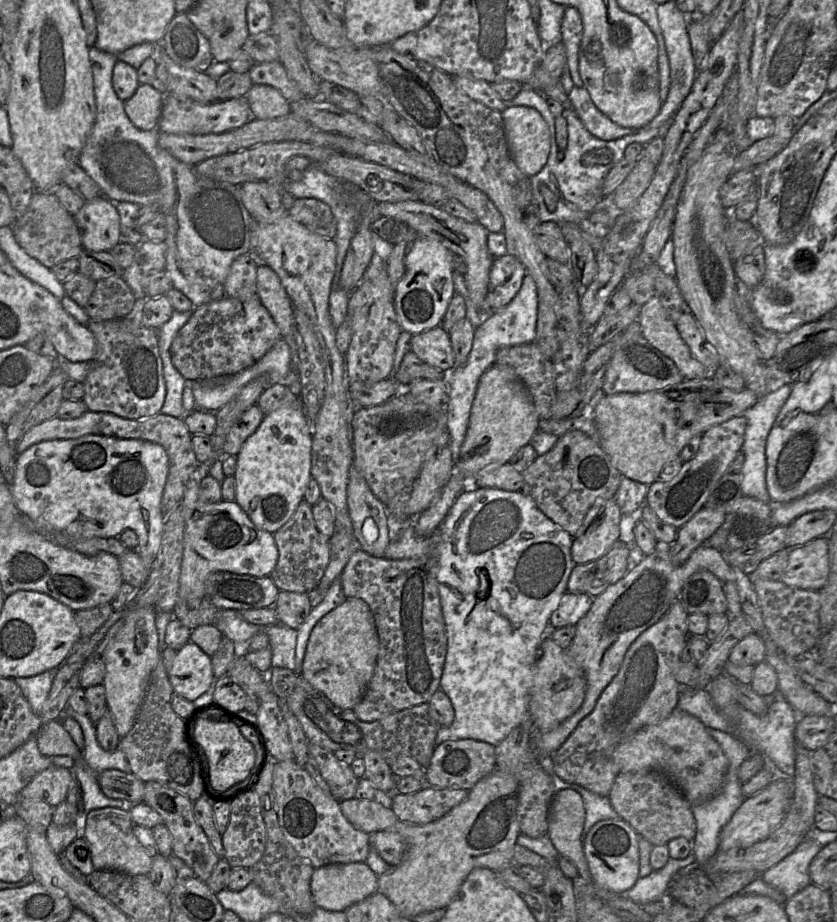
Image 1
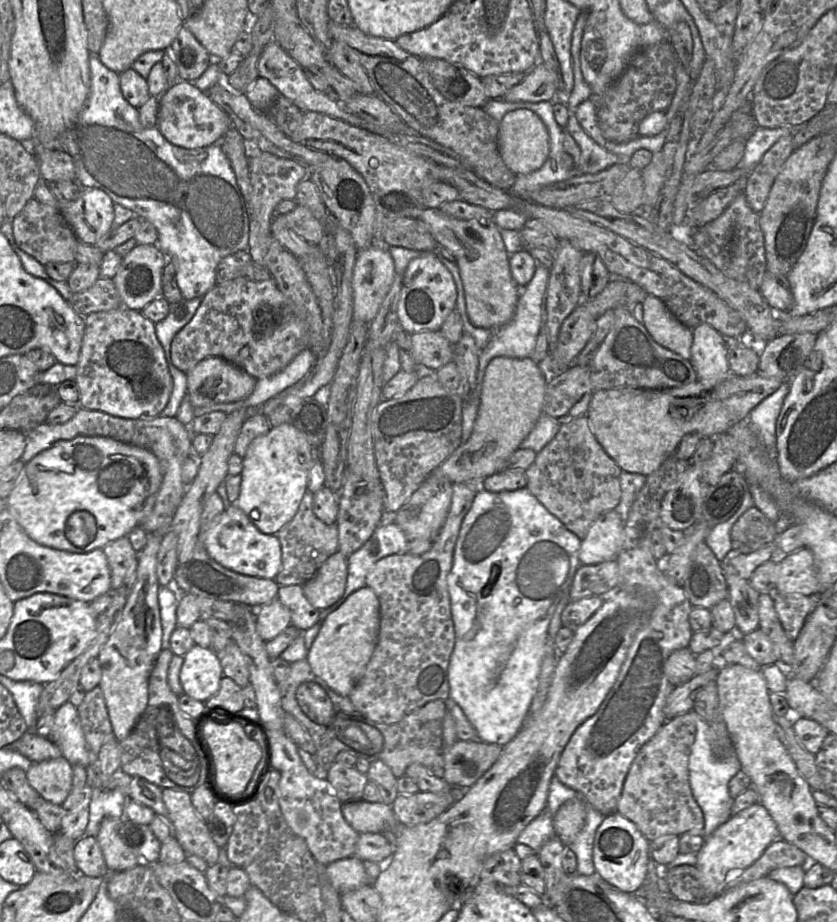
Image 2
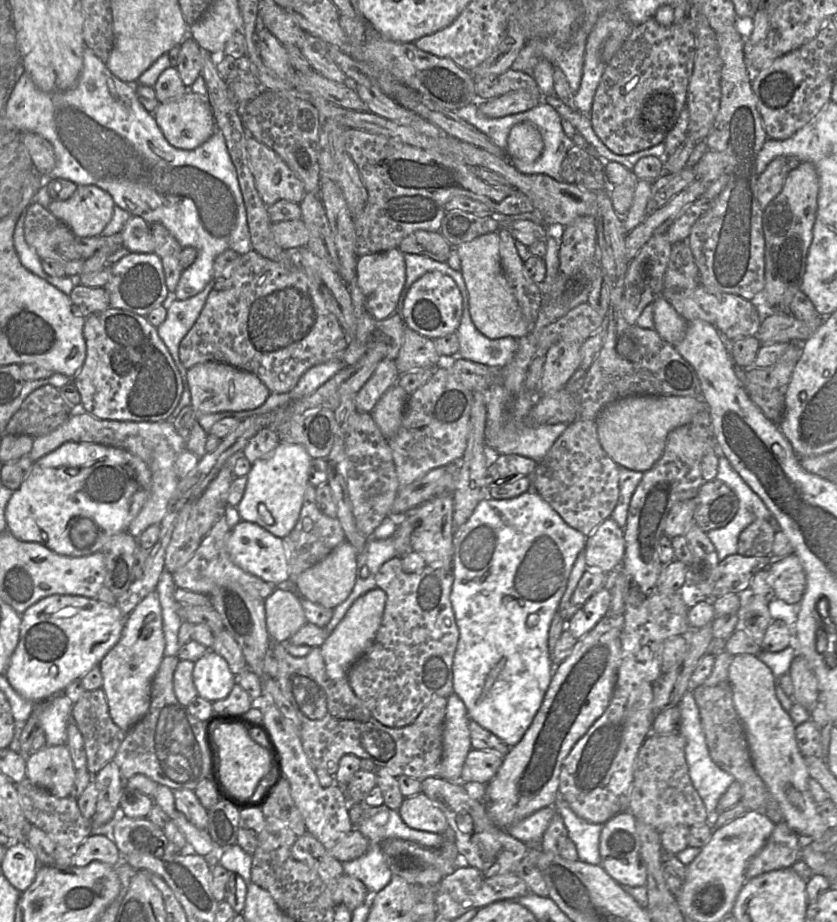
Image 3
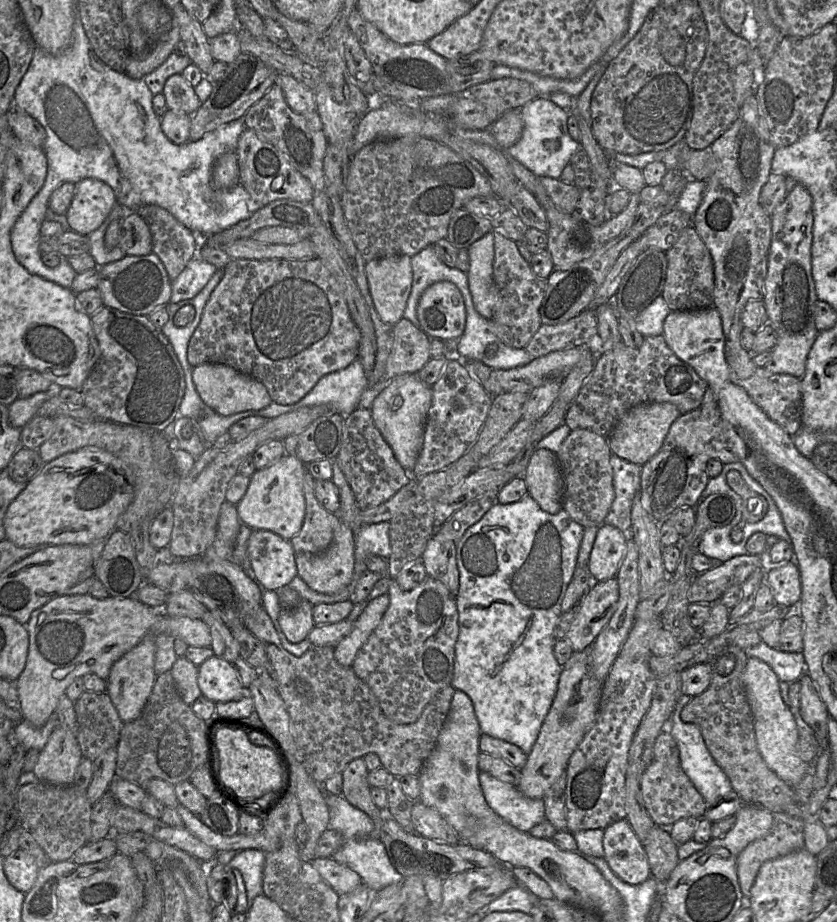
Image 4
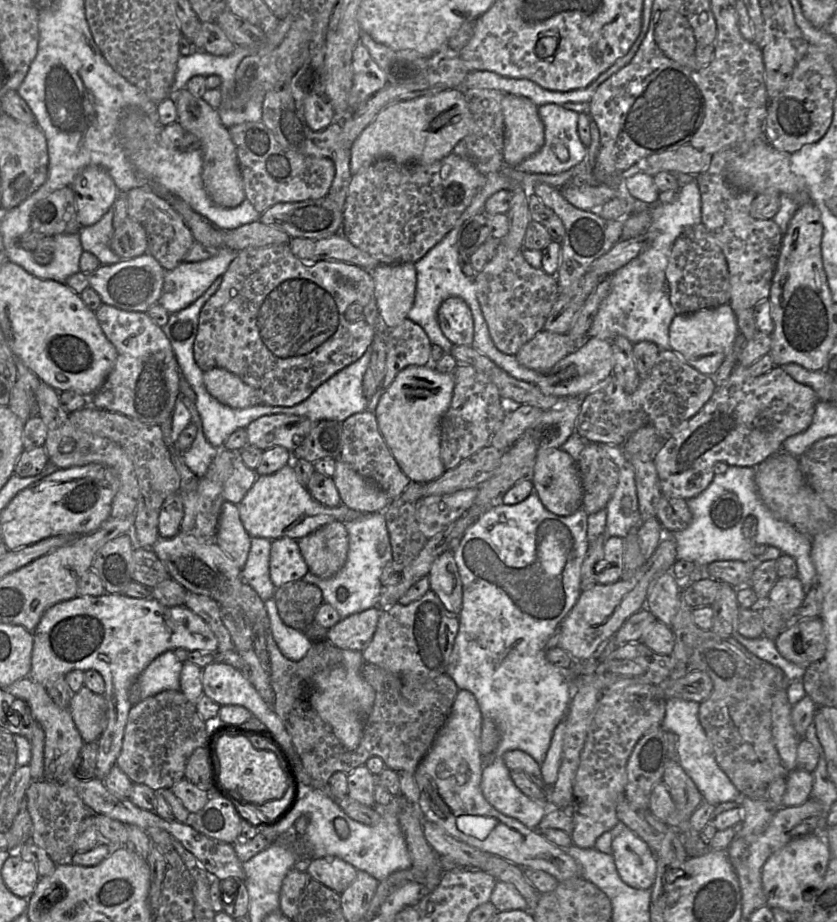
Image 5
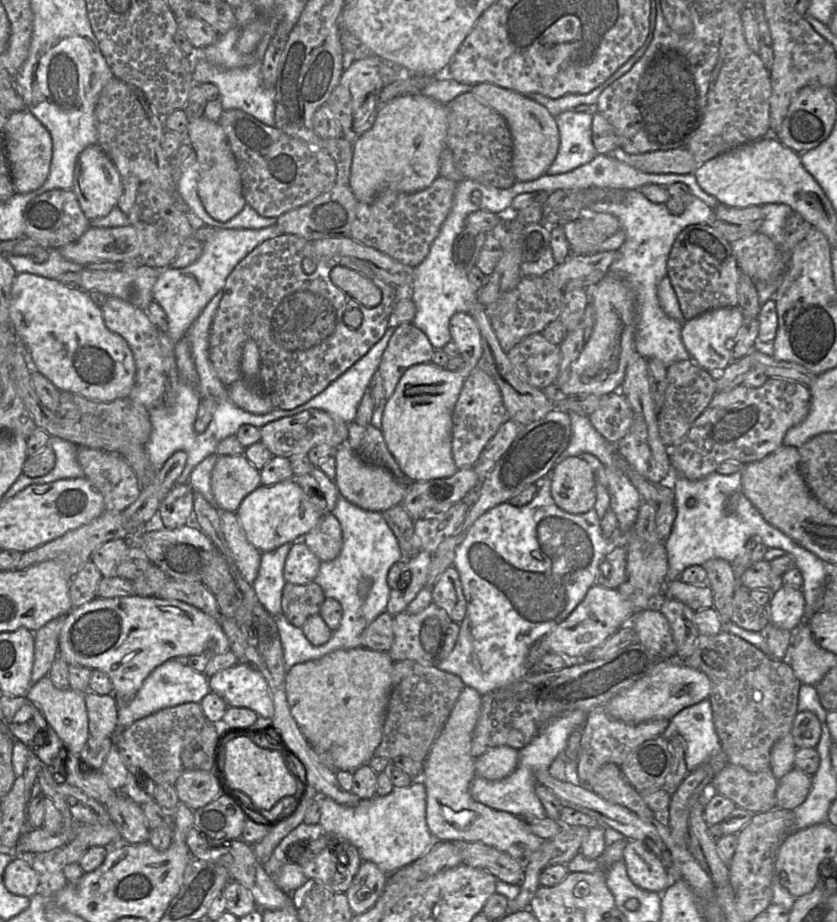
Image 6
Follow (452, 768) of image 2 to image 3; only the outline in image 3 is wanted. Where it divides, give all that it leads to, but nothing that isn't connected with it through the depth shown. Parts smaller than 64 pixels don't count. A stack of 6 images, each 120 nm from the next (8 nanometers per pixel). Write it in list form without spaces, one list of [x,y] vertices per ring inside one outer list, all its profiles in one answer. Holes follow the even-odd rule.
[[[471,749],[465,759],[460,782],[489,783],[502,765],[504,756],[494,751]]]

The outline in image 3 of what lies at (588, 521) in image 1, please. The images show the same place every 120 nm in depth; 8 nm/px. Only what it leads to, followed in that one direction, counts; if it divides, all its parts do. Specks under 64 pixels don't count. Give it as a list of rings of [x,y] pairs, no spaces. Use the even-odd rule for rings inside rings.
[[[607,518],[587,537],[583,551],[589,569],[607,574],[618,572],[625,552],[623,529]]]

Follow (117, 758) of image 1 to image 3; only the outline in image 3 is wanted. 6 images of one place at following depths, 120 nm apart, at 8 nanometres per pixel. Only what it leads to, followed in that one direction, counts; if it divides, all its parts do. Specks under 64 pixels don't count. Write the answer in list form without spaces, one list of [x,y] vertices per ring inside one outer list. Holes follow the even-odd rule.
[[[63,693],[37,706],[39,726],[44,730],[46,746],[67,745],[67,726],[74,703]]]

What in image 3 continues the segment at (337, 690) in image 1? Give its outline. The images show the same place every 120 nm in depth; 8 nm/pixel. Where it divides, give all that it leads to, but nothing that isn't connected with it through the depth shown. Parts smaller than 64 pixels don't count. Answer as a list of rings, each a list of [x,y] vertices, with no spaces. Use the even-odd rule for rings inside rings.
[[[379,588],[370,590],[357,598],[344,618],[320,646],[329,678],[346,678],[352,665],[370,649],[382,622],[386,599],[386,593]]]

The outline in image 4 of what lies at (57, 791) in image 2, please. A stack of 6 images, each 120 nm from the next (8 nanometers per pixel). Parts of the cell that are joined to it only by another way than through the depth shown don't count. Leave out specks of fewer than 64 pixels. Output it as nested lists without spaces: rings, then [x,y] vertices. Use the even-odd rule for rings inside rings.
[[[58,725],[39,752],[32,773],[39,781],[62,786],[72,785],[82,759],[77,736]]]

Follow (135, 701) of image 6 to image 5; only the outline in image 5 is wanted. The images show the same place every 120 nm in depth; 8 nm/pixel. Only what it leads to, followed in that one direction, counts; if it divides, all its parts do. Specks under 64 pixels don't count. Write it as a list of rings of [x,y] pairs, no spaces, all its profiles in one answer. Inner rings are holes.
[[[174,650],[157,656],[138,677],[141,699],[154,696],[165,690],[180,690],[180,674],[183,663]]]

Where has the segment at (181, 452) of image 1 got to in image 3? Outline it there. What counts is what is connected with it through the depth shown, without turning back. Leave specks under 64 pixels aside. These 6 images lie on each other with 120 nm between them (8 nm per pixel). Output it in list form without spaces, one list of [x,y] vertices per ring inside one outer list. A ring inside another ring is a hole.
[[[79,408],[74,410],[69,418],[52,432],[34,437],[28,456],[35,462],[65,442],[102,444],[126,450],[141,458],[151,471],[151,490],[146,502],[126,531],[138,538],[147,527],[161,522],[180,480],[176,473],[176,459],[186,449],[186,440],[176,431],[171,420],[157,422],[104,420]]]

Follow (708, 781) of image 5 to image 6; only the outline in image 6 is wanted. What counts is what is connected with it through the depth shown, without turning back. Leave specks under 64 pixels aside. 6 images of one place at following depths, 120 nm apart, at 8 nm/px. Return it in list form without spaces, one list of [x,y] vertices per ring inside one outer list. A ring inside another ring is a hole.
[[[708,698],[681,710],[669,720],[661,736],[669,740],[676,735],[681,735],[686,742],[685,762],[688,772],[708,763],[720,753],[720,740]]]

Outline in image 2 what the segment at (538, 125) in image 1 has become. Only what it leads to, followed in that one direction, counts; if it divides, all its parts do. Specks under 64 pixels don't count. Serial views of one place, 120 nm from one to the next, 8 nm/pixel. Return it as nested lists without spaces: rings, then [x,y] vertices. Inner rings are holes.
[[[515,109],[504,115],[500,122],[498,145],[504,163],[516,175],[538,170],[544,164],[550,150],[546,126],[540,117],[529,109]]]

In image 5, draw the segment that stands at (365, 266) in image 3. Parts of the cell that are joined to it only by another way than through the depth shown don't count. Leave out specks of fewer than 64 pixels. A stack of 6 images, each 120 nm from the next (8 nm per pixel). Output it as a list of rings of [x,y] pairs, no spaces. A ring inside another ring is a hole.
[[[414,263],[379,264],[373,270],[367,271],[371,273],[374,280],[376,303],[384,323],[388,328],[398,326],[404,319],[408,318],[408,313],[414,303],[416,292],[416,268]]]

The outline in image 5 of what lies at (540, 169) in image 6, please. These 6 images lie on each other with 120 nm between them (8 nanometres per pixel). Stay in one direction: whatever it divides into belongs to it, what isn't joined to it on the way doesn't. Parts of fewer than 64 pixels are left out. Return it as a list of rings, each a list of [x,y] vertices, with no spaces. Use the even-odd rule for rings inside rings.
[[[505,93],[502,109],[504,162],[514,167],[541,149],[545,141],[544,125],[538,106],[524,96]]]

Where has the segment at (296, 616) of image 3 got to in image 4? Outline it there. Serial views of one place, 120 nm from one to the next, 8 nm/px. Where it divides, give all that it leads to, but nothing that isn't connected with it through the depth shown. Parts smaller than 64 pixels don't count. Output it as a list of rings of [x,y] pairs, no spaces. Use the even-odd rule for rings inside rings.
[[[302,601],[296,608],[281,610],[278,624],[282,633],[291,643],[298,643],[307,639],[315,626],[312,616],[313,605]]]

